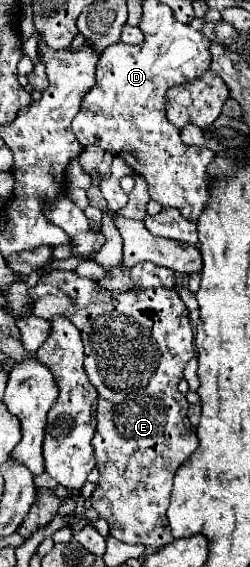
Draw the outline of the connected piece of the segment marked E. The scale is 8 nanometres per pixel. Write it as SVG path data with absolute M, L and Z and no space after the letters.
M47 271L41 275L41 281L29 289L31 297L35 299L33 305L33 315L43 317L43 319L53 319L53 317L67 317L81 333L81 339L85 343L85 371L93 383L93 387L99 391L99 407L97 407L97 429L95 429L95 437L93 437L93 447L95 447L95 459L97 459L97 467L99 467L99 483L97 489L93 491L93 509L97 509L97 513L109 523L109 531L115 539L125 541L125 543L141 543L145 547L151 549L159 549L165 547L173 541L173 535L169 533L169 525L167 525L167 507L169 507L169 497L171 497L171 481L175 471L181 467L181 463L187 461L187 457L197 449L199 439L195 435L189 433L189 429L185 427L185 419L187 419L187 409L189 403L185 399L185 395L181 395L177 391L179 381L183 379L183 369L187 365L187 361L191 361L195 357L195 345L193 345L193 327L189 323L189 311L185 307L185 303L179 299L175 289L141 289L141 291L125 291L125 293L109 293L109 289L101 289L101 285L97 285L95 279L87 279L87 277L79 277L75 271Z

